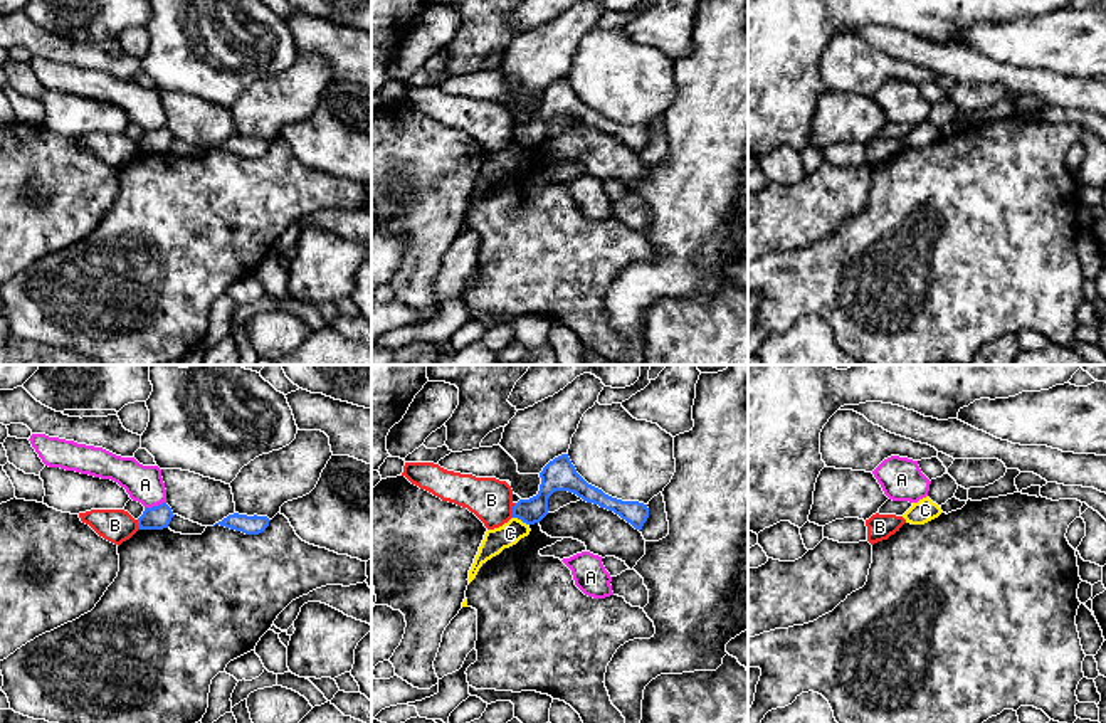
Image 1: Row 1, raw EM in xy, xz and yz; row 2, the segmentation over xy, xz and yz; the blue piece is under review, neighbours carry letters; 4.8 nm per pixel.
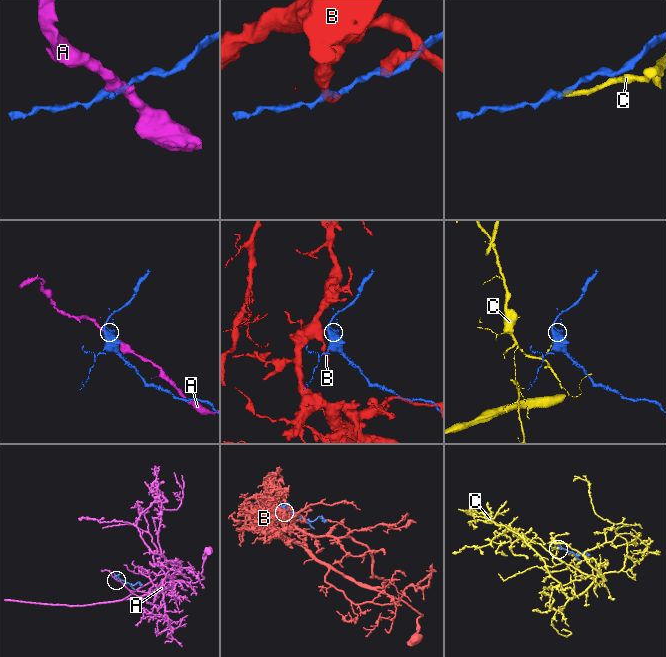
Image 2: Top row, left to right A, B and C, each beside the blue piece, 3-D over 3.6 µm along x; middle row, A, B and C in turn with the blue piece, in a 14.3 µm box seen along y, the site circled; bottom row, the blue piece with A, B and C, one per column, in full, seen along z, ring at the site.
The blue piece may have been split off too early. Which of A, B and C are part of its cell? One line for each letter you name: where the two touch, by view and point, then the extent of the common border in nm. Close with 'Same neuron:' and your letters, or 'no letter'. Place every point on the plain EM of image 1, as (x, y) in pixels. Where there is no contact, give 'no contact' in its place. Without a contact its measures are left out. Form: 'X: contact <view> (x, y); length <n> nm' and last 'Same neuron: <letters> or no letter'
Same neuron: no letter

